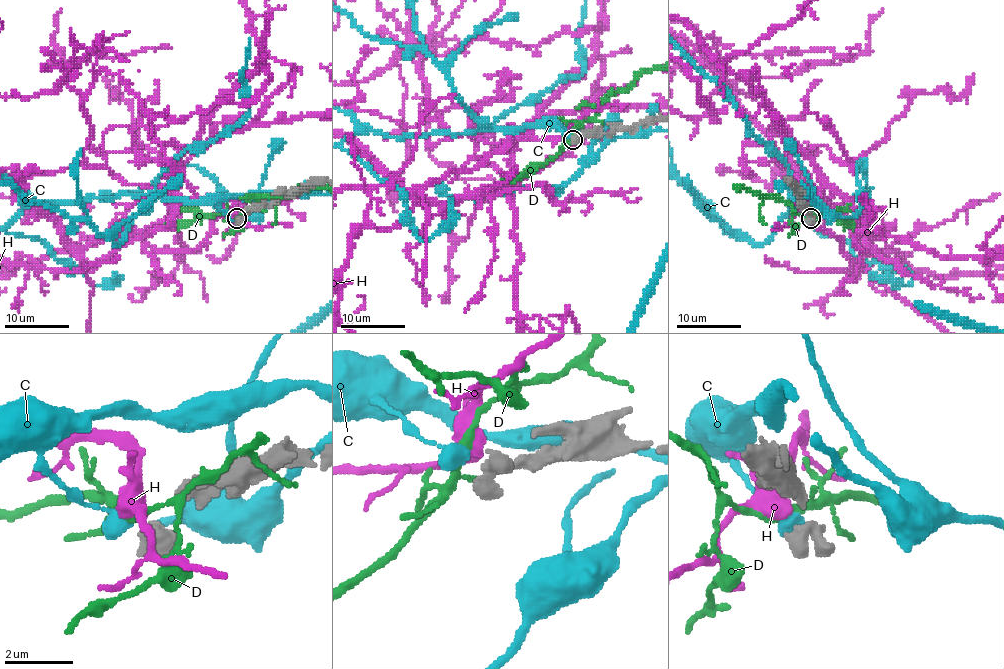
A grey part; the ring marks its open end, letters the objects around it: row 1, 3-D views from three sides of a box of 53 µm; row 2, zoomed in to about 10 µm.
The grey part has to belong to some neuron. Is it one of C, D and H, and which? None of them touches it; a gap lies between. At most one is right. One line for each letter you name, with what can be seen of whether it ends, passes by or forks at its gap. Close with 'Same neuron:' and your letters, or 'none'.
Same neuron: none

